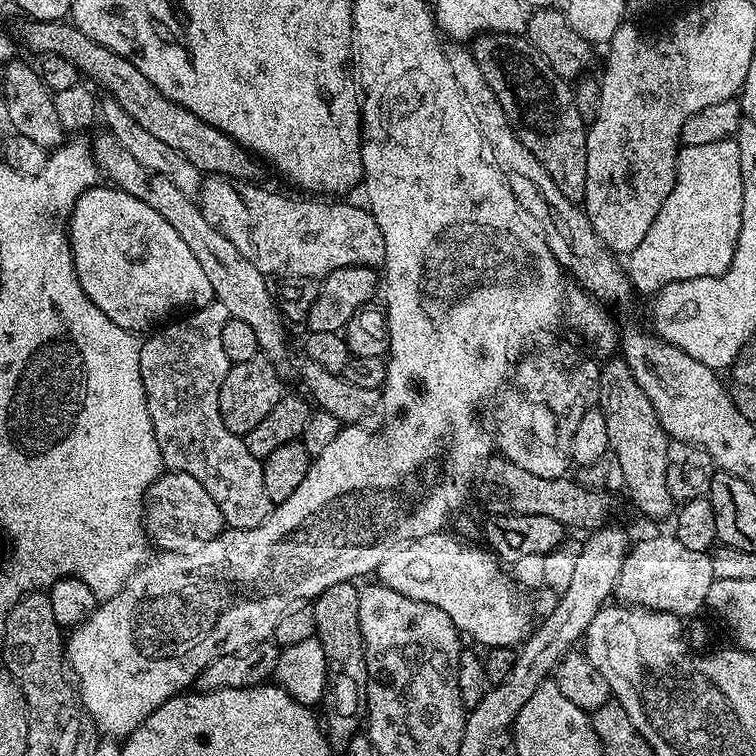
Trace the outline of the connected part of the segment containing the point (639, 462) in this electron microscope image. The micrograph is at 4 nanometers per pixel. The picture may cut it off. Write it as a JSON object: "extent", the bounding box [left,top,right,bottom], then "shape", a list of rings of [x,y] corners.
{"extent":[602,358,674,520],"shape":[[[612,358],[602,368],[602,407],[606,418],[606,434],[608,447],[622,465],[624,475],[623,491],[628,492],[632,504],[644,516],[652,520],[664,520],[673,515],[674,501],[670,494],[670,486],[666,486],[666,450],[670,437],[664,431],[662,422],[658,422],[658,414],[654,414],[654,406],[650,398],[646,398],[646,390],[638,386],[628,363],[622,358]]]}

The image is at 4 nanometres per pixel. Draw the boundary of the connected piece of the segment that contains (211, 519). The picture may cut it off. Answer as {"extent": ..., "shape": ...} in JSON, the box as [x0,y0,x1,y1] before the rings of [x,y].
{"extent":[144,471,225,552],"shape":[[[165,471],[144,495],[144,530],[157,549],[187,552],[193,546],[219,536],[225,526],[223,514],[210,496],[207,485],[185,472]]]}

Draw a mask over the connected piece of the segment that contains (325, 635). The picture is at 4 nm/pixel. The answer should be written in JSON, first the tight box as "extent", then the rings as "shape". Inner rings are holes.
{"extent":[311,582,368,750],"shape":[[[338,582],[317,596],[311,605],[316,623],[316,639],[322,642],[322,650],[328,659],[328,692],[340,696],[345,692],[344,700],[333,704],[325,703],[322,720],[326,725],[326,735],[331,747],[336,750],[347,749],[352,737],[362,728],[362,696],[368,691],[368,667],[364,657],[364,639],[362,626],[358,622],[358,598],[361,589],[352,582]]]}

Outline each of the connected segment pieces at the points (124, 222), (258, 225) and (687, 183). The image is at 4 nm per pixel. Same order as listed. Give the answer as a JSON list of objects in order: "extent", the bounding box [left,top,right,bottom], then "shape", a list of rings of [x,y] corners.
[{"extent":[68,186,214,334],"shape":[[[115,186],[107,187],[86,189],[68,217],[72,261],[76,267],[78,282],[90,302],[94,302],[94,306],[98,306],[98,310],[106,314],[112,322],[137,334],[143,333],[143,328],[151,329],[159,325],[173,314],[184,314],[211,303],[214,297],[206,271],[202,270],[202,265],[193,251],[182,242],[181,235],[157,210],[152,210],[146,203],[121,192]]]},{"extent":[198,175,385,280],"shape":[[[207,175],[198,190],[198,205],[204,218],[236,245],[248,261],[265,276],[314,277],[322,280],[336,269],[350,265],[379,267],[385,258],[385,238],[381,227],[364,206],[332,204],[320,198],[286,198],[253,181],[230,179],[228,176]]]},{"extent":[626,139,742,294],"shape":[[[735,139],[722,142],[706,142],[706,146],[681,147],[676,158],[676,181],[670,190],[670,198],[658,210],[658,218],[646,230],[646,238],[626,260],[626,271],[637,293],[655,294],[664,285],[679,280],[720,276],[730,266],[738,242],[738,230],[742,230],[742,162],[740,145]]]}]

